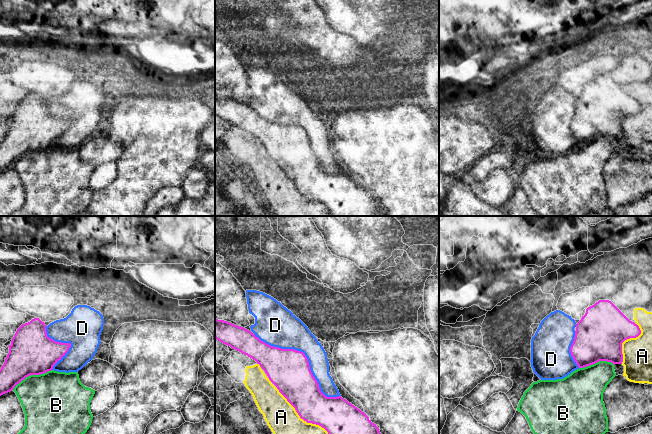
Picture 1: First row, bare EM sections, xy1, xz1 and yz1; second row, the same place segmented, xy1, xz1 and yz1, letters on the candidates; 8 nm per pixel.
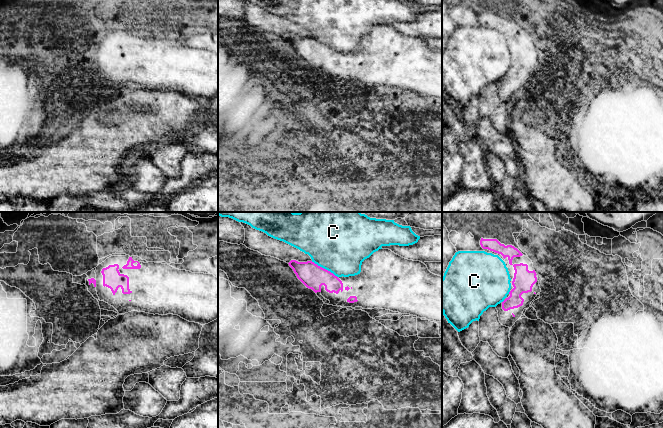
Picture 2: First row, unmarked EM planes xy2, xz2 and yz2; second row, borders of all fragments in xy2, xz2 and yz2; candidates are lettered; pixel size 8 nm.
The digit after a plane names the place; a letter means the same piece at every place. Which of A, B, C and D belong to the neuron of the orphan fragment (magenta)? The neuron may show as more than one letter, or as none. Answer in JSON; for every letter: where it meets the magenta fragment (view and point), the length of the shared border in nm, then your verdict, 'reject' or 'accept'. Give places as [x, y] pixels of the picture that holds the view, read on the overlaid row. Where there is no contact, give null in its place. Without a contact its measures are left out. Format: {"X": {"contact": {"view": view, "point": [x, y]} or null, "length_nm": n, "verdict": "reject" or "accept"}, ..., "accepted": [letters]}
{"A": {"contact": {"view": "xz1", "point": [300, 417]}, "length_nm": 550, "verdict": "reject"}, "B": {"contact": {"view": "xy1", "point": [31, 374]}, "length_nm": 360, "verdict": "reject"}, "C": {"contact": {"view": "xz2", "point": [323, 268]}, "length_nm": 260, "verdict": "reject"}, "D": {"contact": {"view": "xz1", "point": [306, 357]}, "length_nm": 850, "verdict": "reject"}, "accepted": []}

